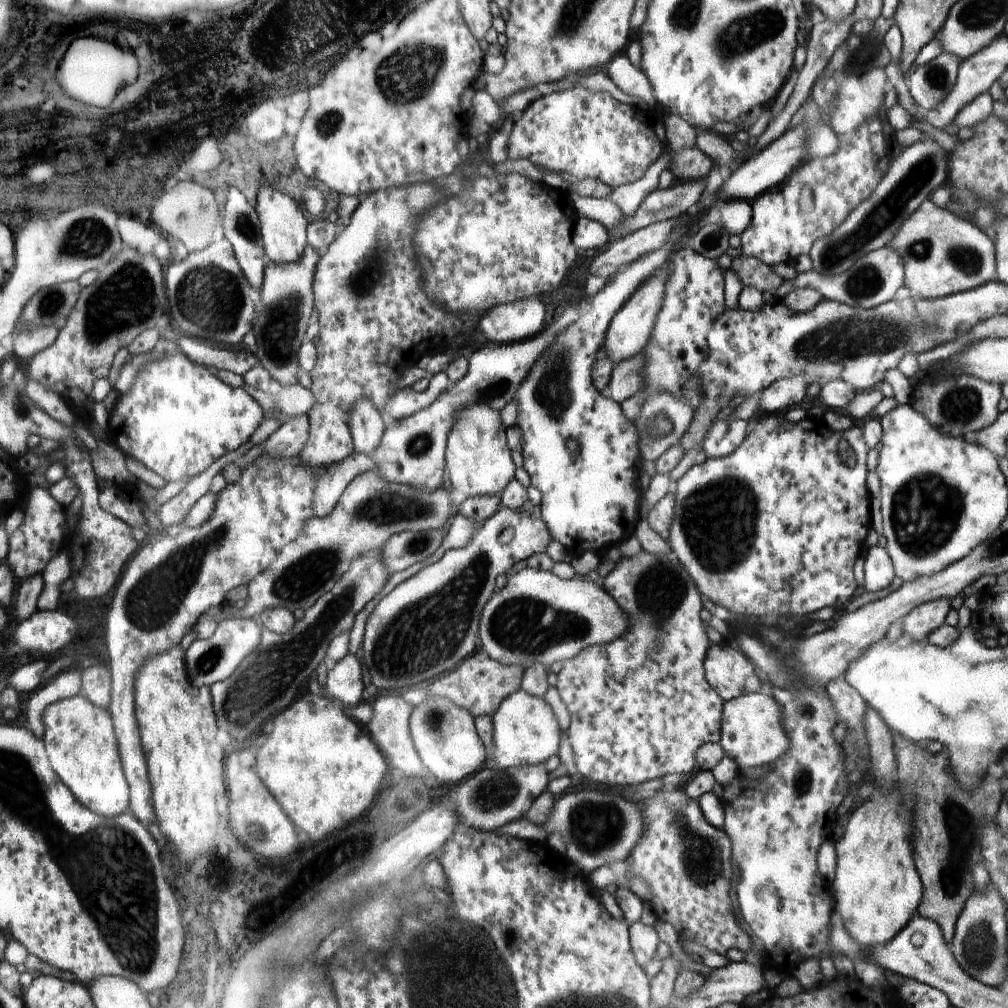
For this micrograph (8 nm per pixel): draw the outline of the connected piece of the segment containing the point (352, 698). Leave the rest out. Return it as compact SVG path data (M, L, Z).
M348 654L326 676L326 690L342 704L354 707L366 698L363 660Z

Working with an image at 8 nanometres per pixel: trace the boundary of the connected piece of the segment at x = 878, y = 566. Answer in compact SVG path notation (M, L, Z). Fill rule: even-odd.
M881 545L866 550L864 588L862 592L880 592L894 580L895 572L888 551Z

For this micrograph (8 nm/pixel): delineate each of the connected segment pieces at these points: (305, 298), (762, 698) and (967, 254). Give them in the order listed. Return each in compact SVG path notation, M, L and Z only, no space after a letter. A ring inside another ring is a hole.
M306 244L300 260L294 262L274 264L267 260L266 263L266 275L260 286L260 304L256 304L256 322L252 328L258 347L255 356L282 386L298 386L300 365L296 356L299 356L302 338L306 338L304 330L314 308L312 280L314 270L319 266L316 248Z
M750 693L738 696L724 704L723 735L720 746L724 754L734 760L738 770L756 770L760 764L770 764L780 758L790 748L787 732L780 720L780 705L770 694Z
M930 198L926 199L896 230L890 242L886 242L904 264L904 285L911 292L912 297L930 300L930 298L942 298L959 292L969 291L978 288L987 282L996 279L995 244L983 233L978 226L968 220L952 214L950 210L942 210L934 206Z

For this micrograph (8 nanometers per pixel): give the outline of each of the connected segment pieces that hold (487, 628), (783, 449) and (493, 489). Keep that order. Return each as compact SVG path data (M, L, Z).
M520 566L509 573L507 579L506 585L488 600L480 620L481 649L500 664L516 665L525 669L538 663L549 668L554 662L575 658L580 651L590 646L613 642L630 629L628 614L616 604L616 600L607 590L600 588L596 582L590 582L586 576L576 575L572 580L564 580L552 571Z
M784 414L761 416L747 422L748 434L744 442L726 458L707 458L702 464L693 465L675 483L674 520L670 528L669 547L688 570L692 582L696 584L702 596L708 596L715 605L727 608L730 612L744 616L774 616L774 614L808 614L816 612L822 606L833 609L842 608L856 594L856 578L854 578L854 562L858 560L864 536L870 530L870 498L866 488L866 452L867 444L862 438L862 428L852 426L846 432L834 432L825 417L805 417L800 422L788 422Z
M474 404L460 408L451 432L448 432L446 469L451 486L468 497L501 496L514 479L512 452L506 444L504 423L499 412L488 404Z

